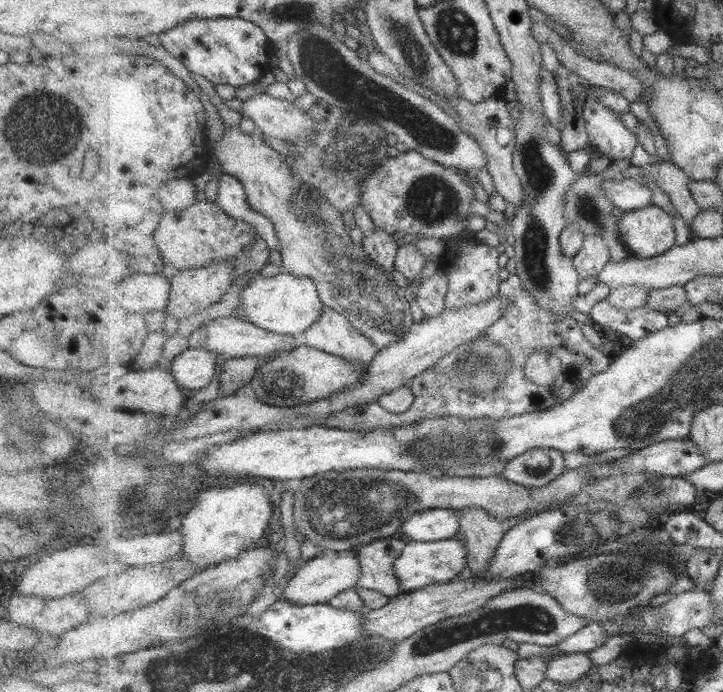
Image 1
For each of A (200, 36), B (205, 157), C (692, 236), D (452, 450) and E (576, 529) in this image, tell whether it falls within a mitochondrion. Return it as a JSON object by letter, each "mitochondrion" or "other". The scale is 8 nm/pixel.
{"A":"other","B":"other","C":"other","D":"mitochondrion","E":"mitochondrion"}

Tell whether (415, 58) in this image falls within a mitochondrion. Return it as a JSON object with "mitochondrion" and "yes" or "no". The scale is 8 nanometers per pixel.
{"mitochondrion":"yes"}

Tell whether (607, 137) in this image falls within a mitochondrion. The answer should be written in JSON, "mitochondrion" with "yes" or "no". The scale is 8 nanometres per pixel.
{"mitochondrion":"no"}

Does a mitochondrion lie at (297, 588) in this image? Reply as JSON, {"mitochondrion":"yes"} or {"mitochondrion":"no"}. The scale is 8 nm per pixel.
{"mitochondrion":"no"}

